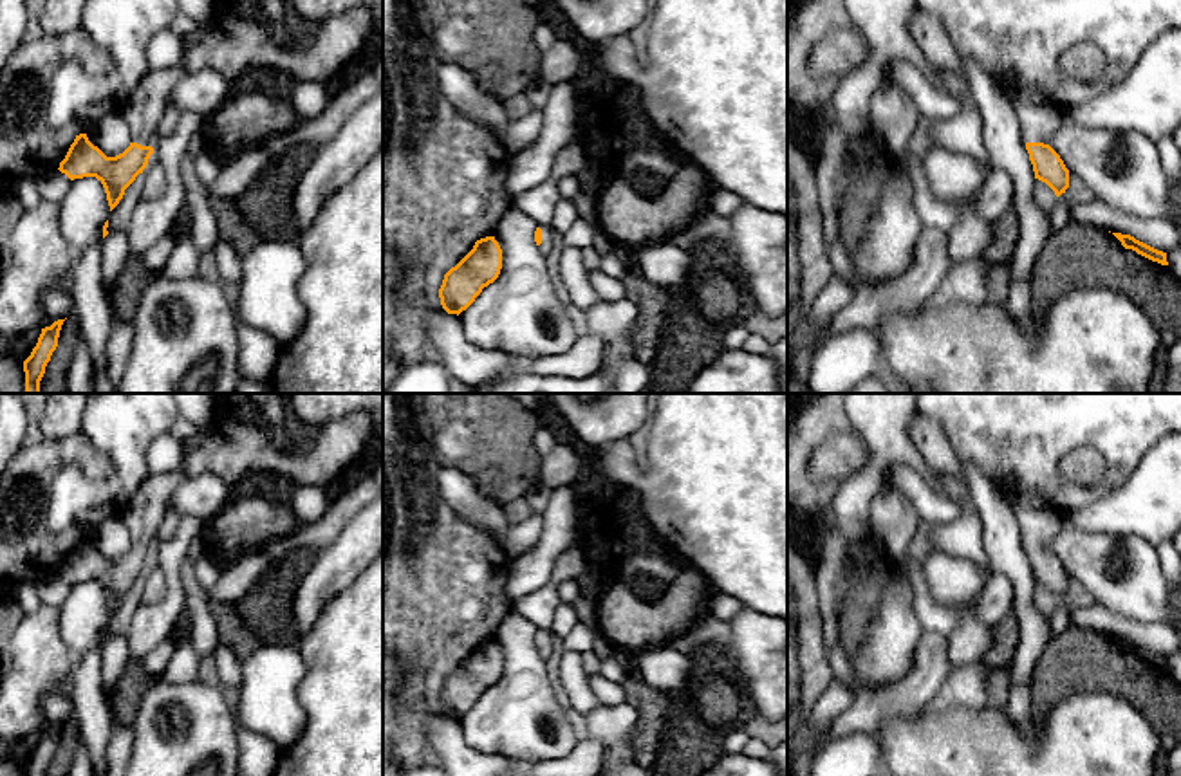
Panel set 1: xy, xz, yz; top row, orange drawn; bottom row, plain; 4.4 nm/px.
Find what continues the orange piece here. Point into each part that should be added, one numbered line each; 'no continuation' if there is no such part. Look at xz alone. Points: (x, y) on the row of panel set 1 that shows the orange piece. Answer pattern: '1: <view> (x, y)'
1: xz (549, 244)

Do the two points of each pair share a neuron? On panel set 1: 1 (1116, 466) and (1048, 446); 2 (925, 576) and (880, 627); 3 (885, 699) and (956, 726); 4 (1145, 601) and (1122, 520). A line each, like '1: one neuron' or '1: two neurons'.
1: one neuron
2: two neurons
3: two neurons
4: two neurons

